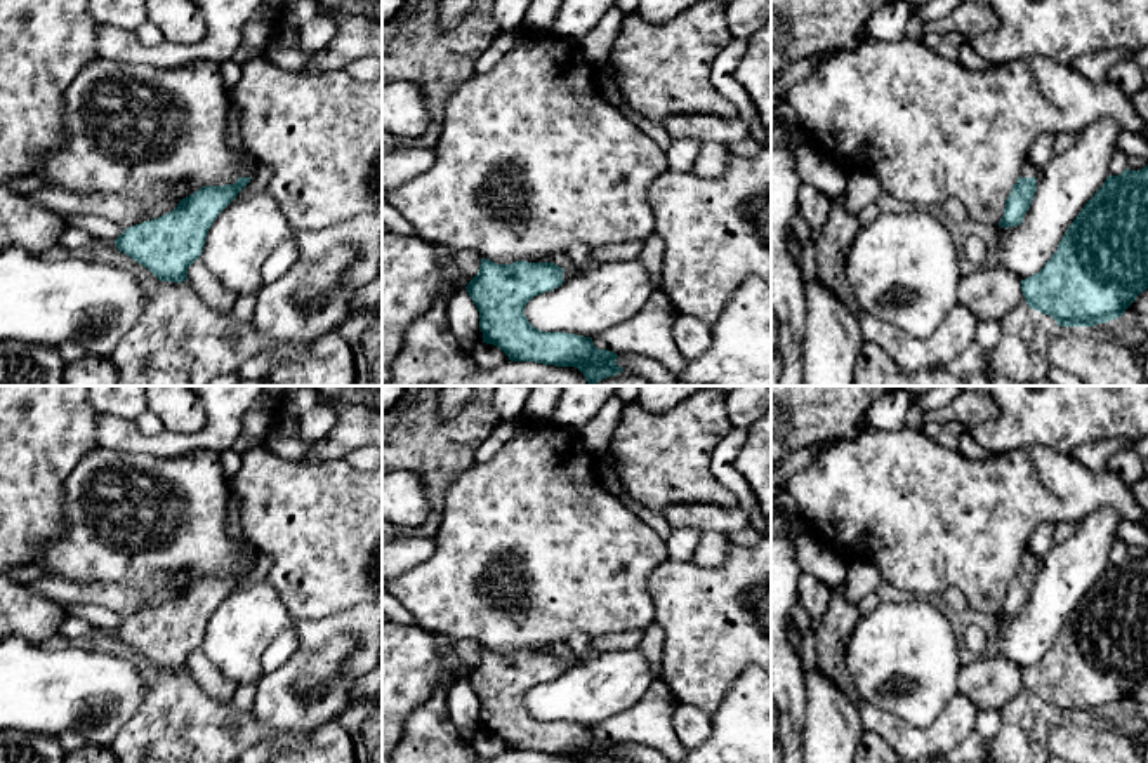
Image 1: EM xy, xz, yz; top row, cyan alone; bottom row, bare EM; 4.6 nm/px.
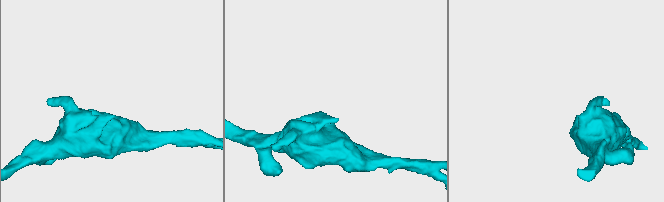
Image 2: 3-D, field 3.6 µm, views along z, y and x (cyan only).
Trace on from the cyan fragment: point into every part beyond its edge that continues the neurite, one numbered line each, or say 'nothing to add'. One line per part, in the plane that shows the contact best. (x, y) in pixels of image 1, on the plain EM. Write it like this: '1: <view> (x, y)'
1: yz (1029, 558)

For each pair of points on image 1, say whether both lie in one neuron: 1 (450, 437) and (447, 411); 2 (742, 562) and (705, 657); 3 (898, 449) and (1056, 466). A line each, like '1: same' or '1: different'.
1: different
2: same
3: same

